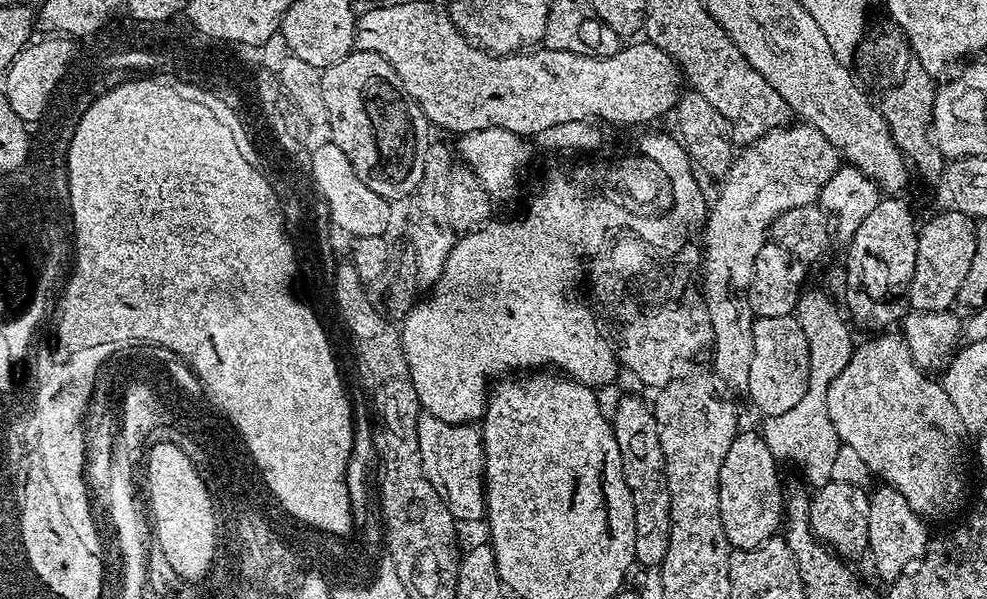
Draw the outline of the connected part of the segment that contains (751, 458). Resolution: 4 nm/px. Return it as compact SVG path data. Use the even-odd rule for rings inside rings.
M737 435L736 441L730 446L720 471L720 513L722 526L726 530L728 543L736 550L760 548L777 535L780 519L784 516L784 492L780 489L780 472L776 456L764 441L763 435Z

